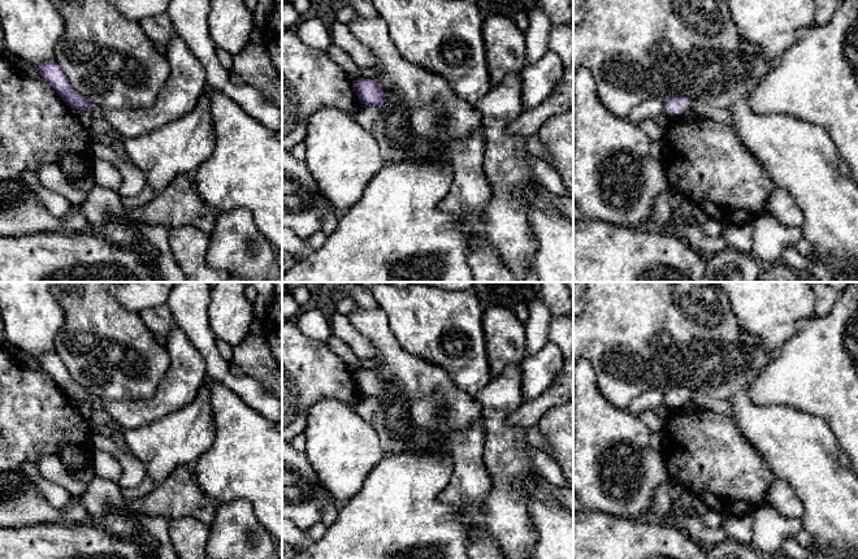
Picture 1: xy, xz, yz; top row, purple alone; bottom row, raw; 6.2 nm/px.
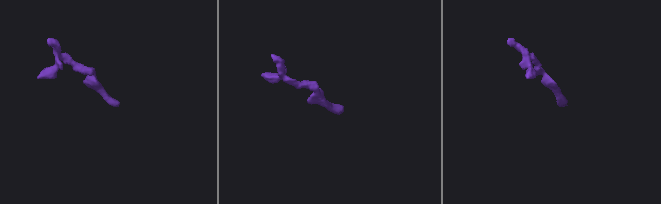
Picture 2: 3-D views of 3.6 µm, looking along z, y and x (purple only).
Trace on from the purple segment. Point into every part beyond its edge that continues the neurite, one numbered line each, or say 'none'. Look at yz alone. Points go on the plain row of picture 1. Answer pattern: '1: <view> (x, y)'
1: yz (688, 398)

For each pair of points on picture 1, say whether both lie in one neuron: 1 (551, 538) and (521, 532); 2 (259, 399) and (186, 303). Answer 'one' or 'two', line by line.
1: two
2: one

